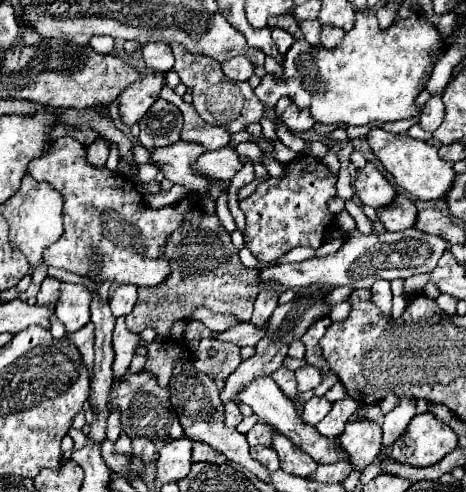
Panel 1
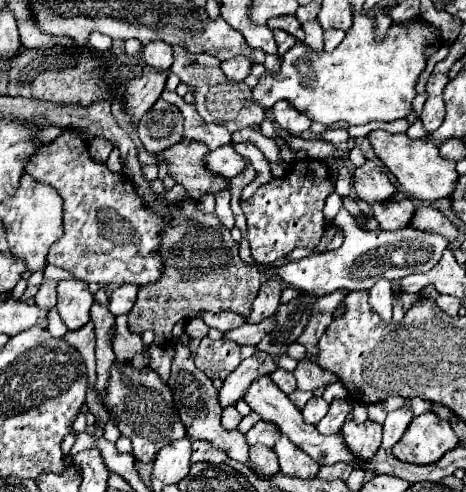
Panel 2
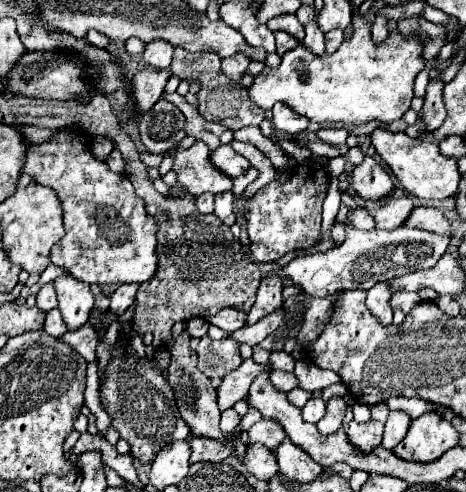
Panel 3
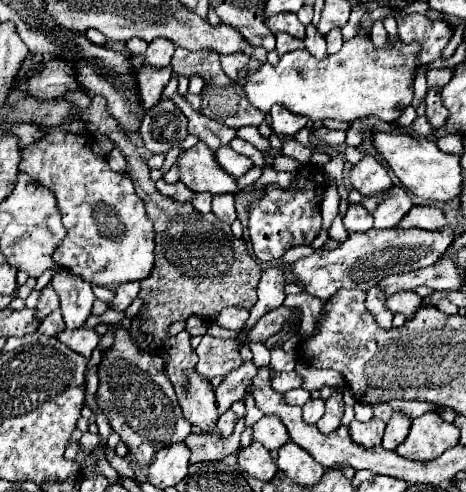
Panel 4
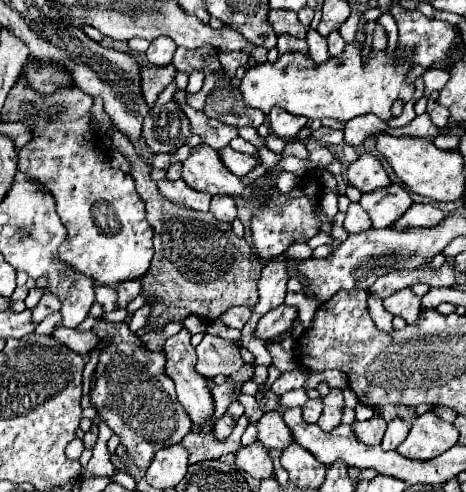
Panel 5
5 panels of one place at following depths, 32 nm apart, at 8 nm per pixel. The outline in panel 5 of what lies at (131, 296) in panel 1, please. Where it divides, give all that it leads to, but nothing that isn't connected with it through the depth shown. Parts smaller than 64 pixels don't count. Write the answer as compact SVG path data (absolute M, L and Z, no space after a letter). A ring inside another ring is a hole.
M126 280L116 288L116 292L118 292L118 308L126 308L140 294L140 282Z

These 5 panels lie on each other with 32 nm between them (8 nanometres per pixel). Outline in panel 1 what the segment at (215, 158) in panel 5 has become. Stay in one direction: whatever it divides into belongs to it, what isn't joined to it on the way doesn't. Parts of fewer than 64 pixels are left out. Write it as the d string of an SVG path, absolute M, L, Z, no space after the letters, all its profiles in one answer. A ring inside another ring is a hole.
M178 140L176 144L168 144L164 148L156 148L156 152L150 152L150 164L158 166L164 172L164 178L168 178L172 184L182 184L188 188L188 194L202 198L204 188L210 184L210 180L194 174L190 168L190 164L202 152L204 148L198 144Z

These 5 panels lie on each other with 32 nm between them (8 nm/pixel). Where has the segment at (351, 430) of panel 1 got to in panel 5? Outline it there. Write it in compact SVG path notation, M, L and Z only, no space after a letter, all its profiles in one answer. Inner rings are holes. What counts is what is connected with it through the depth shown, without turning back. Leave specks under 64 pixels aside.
M374 416L366 422L352 422L352 430L356 432L356 438L362 442L362 444L368 444L368 446L374 446L374 444L380 444L382 442L382 436L386 432L386 422L382 420L382 416Z

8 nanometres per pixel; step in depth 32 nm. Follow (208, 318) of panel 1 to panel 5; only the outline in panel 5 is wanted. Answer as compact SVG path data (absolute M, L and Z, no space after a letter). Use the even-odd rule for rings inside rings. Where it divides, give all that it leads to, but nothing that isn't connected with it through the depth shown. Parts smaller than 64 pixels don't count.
M244 306L228 308L228 310L220 316L220 320L222 320L228 328L238 328L238 330L244 328L244 324L246 324L248 318L250 318L250 308L244 308Z

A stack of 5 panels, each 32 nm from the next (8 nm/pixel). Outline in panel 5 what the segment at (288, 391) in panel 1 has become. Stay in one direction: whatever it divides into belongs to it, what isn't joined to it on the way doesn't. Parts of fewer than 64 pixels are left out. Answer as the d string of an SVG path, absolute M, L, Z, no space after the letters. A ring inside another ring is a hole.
M292 370L292 372L282 372L278 376L278 380L272 384L272 390L276 394L284 394L288 390L294 390L294 388L302 388L306 382L306 374L302 370Z

